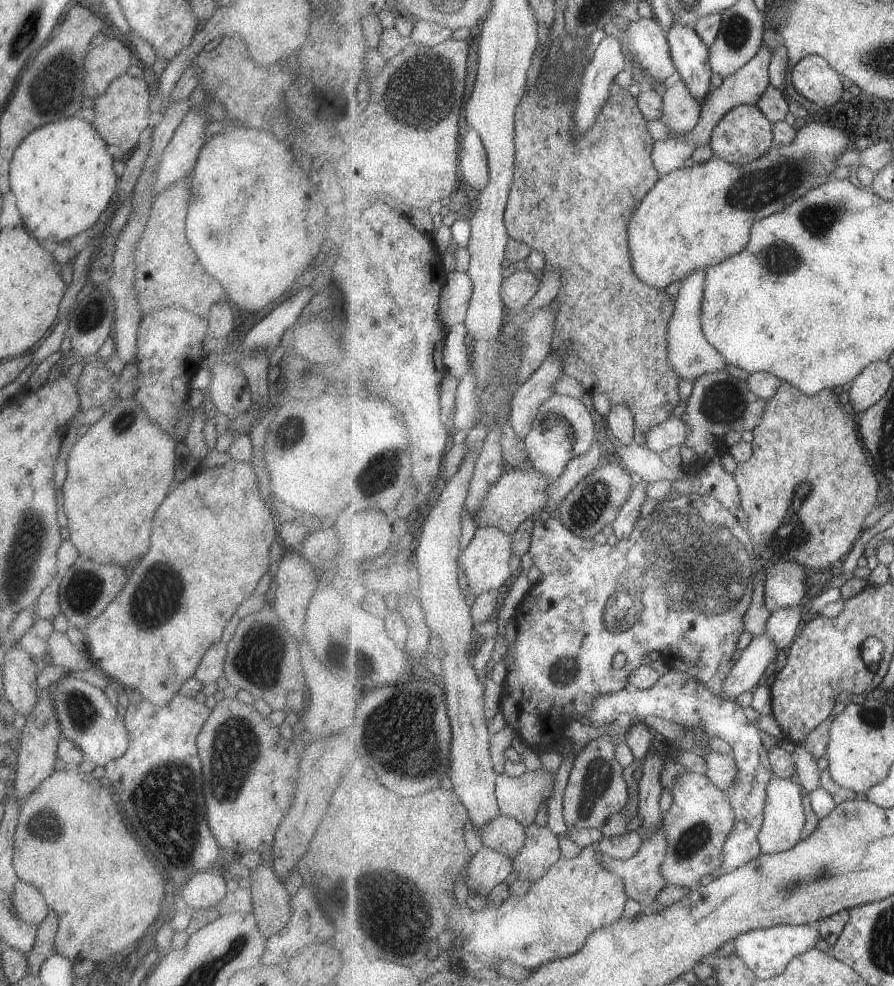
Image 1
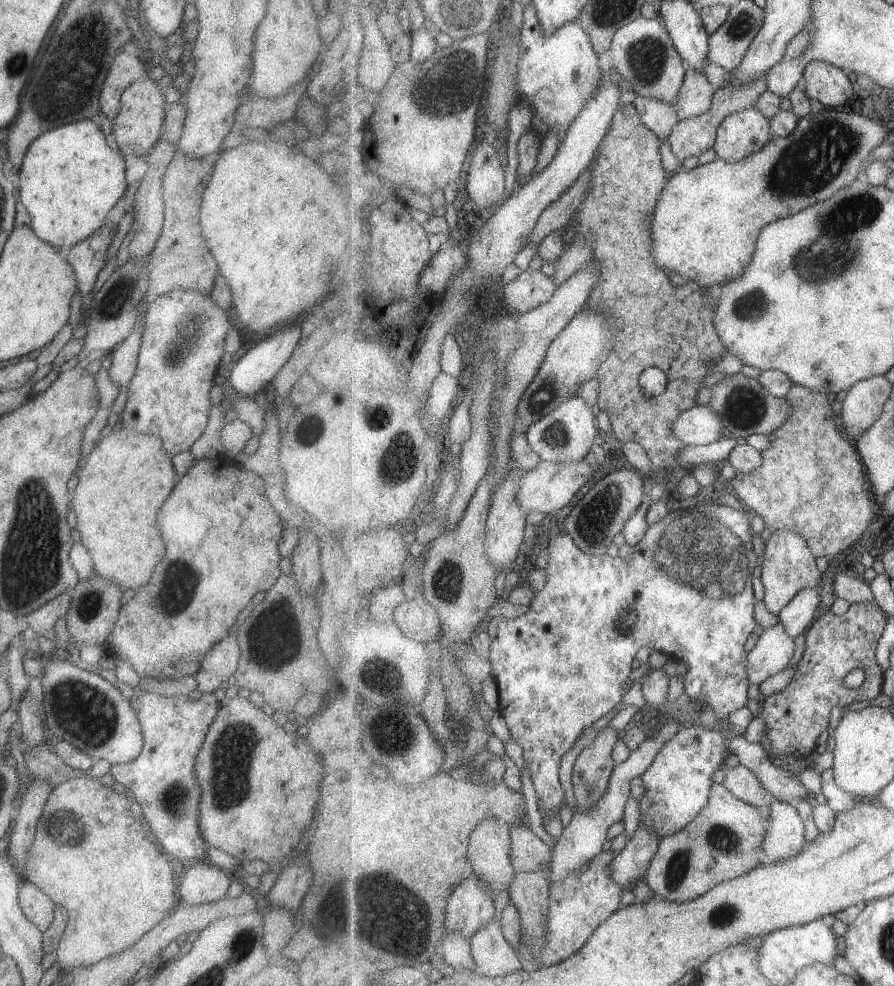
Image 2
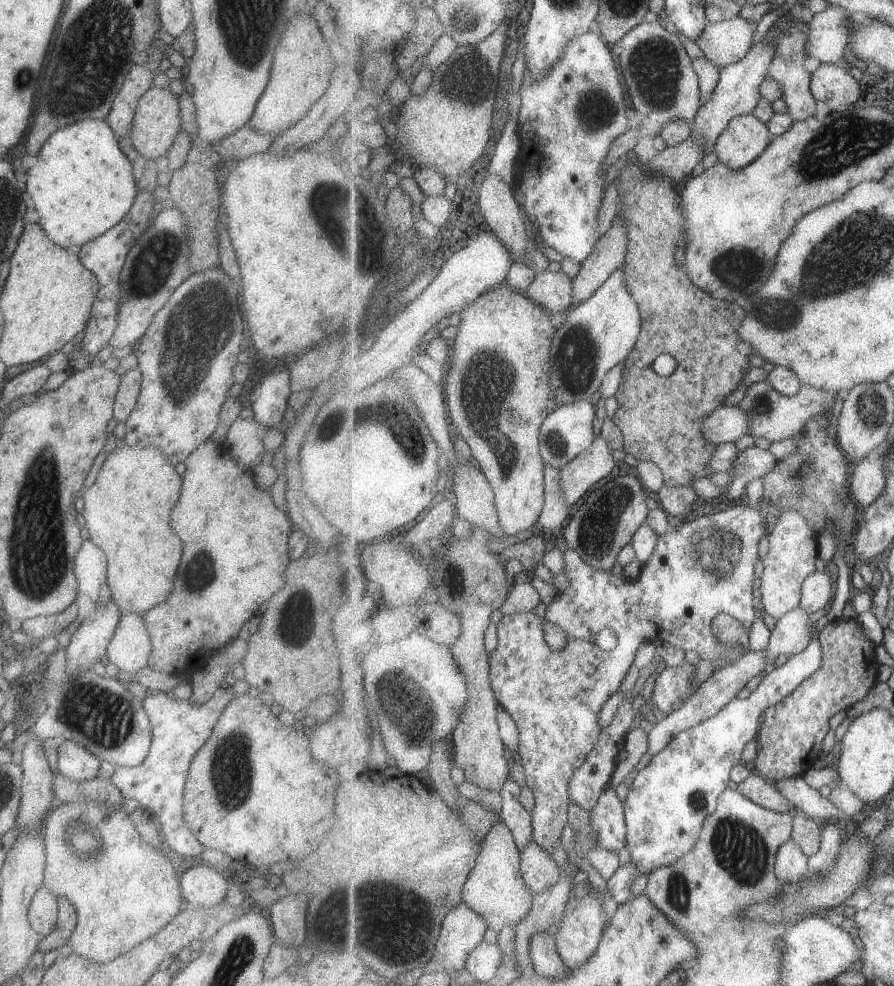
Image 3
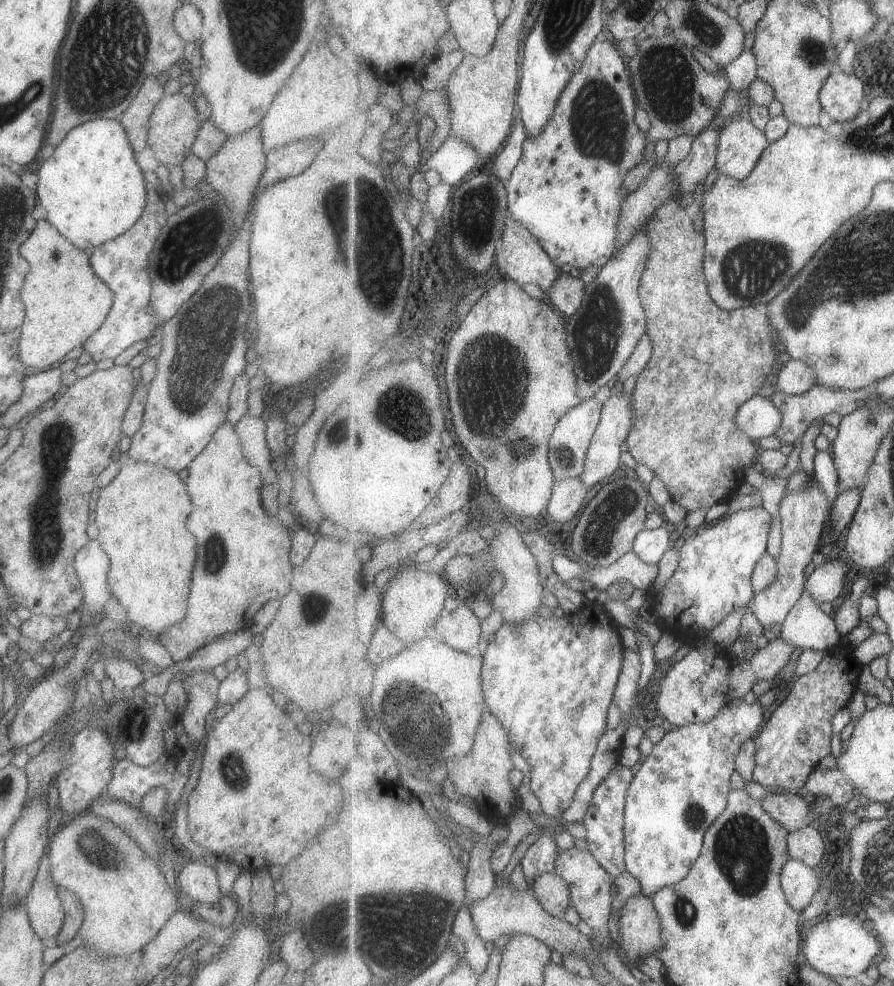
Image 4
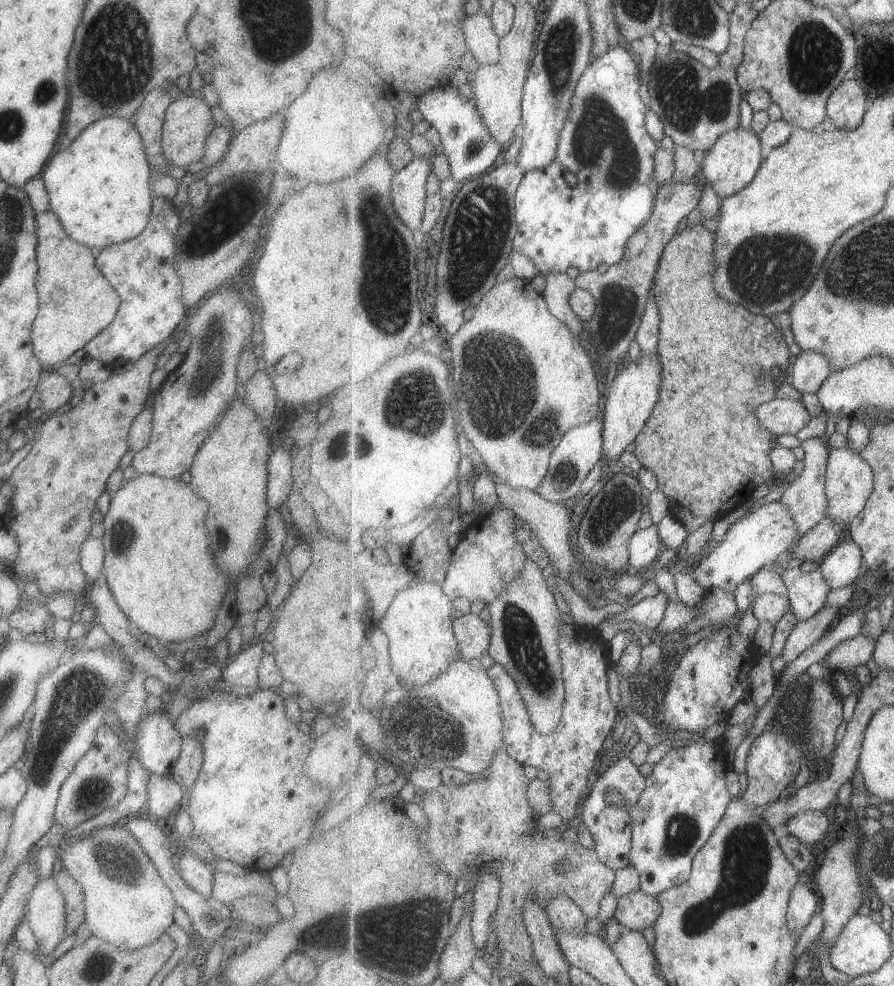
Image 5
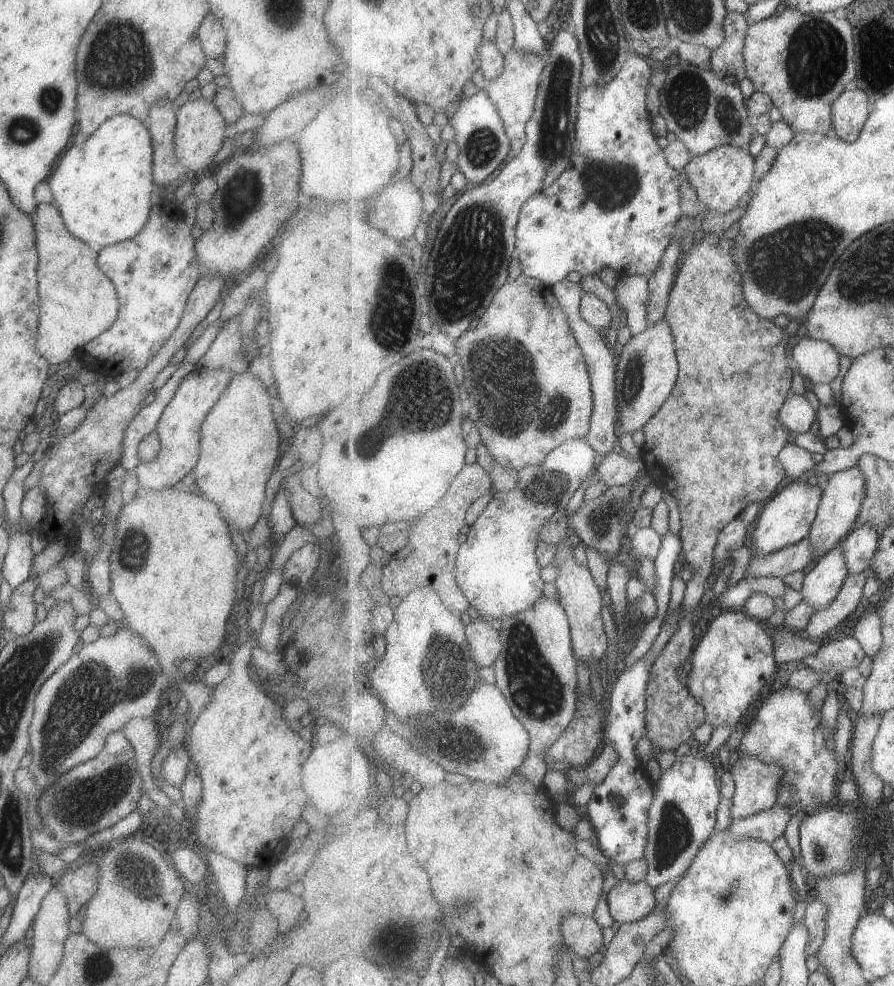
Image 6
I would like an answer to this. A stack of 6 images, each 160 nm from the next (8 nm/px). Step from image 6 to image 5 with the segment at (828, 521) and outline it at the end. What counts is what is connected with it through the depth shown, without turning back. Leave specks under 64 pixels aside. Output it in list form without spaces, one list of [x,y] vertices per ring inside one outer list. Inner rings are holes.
[[[850,443],[839,449],[830,449],[828,471],[826,474],[826,493],[828,496],[827,518],[840,525],[849,524],[866,507],[874,494],[874,468],[859,454],[852,450]]]

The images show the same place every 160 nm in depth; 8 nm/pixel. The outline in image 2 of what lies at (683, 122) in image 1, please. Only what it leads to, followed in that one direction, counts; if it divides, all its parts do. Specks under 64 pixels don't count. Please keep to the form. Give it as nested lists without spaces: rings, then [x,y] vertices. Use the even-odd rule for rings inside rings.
[[[688,67],[686,80],[683,80],[683,87],[679,90],[679,100],[675,104],[679,120],[703,116],[711,108],[715,92],[704,72]]]

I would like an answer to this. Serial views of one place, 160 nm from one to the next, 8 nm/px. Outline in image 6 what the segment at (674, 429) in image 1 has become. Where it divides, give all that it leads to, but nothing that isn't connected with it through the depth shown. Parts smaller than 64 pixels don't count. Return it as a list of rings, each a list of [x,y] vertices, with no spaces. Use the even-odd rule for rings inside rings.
[[[791,394],[783,405],[780,411],[780,421],[785,428],[791,430],[791,432],[797,432],[801,434],[803,432],[810,432],[812,430],[812,424],[818,419],[818,412],[816,403],[809,394],[799,395]]]

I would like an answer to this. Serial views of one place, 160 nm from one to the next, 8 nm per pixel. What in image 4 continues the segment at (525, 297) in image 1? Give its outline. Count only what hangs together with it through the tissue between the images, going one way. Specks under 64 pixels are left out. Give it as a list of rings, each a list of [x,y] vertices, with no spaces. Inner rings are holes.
[[[561,273],[547,296],[550,304],[570,318],[581,308],[585,300],[586,284],[580,278]]]

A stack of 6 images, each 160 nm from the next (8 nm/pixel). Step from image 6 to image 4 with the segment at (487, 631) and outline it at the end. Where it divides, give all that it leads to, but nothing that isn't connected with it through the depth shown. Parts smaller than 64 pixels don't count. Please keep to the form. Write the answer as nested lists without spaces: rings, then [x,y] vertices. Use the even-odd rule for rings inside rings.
[[[461,603],[455,612],[442,612],[437,630],[453,648],[473,653],[481,640],[481,621],[473,610]]]

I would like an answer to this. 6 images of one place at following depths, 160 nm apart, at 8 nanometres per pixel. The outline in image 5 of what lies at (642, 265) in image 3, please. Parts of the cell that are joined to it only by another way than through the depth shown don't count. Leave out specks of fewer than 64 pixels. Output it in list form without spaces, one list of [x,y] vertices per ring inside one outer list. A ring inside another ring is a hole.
[[[700,224],[691,229],[682,228],[679,234],[671,239],[671,242],[669,242],[663,251],[658,273],[656,274],[655,286],[653,286],[651,290],[651,295],[653,295],[659,303],[661,315],[660,341],[657,354],[661,356],[661,362],[663,362],[663,366],[665,366],[665,370],[663,370],[663,388],[661,388],[659,404],[655,407],[644,429],[634,440],[635,451],[633,453],[644,467],[655,474],[658,488],[669,497],[670,514],[677,520],[680,520],[689,533],[697,532],[697,530],[699,530],[703,524],[707,524],[709,520],[714,523],[735,509],[736,506],[738,507],[748,500],[751,500],[753,490],[759,488],[761,484],[771,484],[780,478],[770,455],[776,446],[775,436],[760,422],[756,411],[763,403],[770,403],[772,400],[777,399],[775,397],[777,396],[777,387],[785,380],[784,374],[790,369],[794,359],[789,351],[787,342],[785,342],[783,332],[773,324],[771,317],[756,315],[749,307],[739,303],[732,303],[718,295],[718,290],[714,283],[714,276],[718,270],[715,252],[716,238],[716,232],[711,232],[711,230],[708,229],[704,230]],[[757,366],[761,366],[761,372],[763,372],[761,376],[755,376],[755,374],[753,374],[753,368],[757,368]]]

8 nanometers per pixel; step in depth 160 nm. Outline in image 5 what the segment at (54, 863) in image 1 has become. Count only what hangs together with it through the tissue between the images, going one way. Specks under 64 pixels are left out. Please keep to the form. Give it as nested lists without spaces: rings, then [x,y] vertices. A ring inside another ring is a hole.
[[[109,825],[80,839],[71,839],[59,860],[79,884],[84,896],[87,934],[131,950],[154,943],[173,922],[175,901],[155,865],[124,827]]]

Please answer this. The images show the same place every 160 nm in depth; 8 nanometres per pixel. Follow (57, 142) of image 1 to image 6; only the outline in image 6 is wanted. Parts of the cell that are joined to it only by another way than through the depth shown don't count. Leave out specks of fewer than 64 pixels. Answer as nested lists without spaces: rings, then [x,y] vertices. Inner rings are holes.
[[[113,115],[107,120],[104,120],[96,129],[92,132],[87,140],[80,144],[72,145],[63,156],[59,158],[59,164],[57,168],[53,170],[53,174],[49,176],[47,184],[52,192],[53,205],[60,212],[62,221],[66,226],[66,229],[79,240],[87,243],[95,249],[103,248],[104,246],[109,246],[119,241],[125,240],[125,238],[131,238],[139,229],[145,224],[147,220],[150,208],[151,199],[149,194],[151,194],[151,183],[153,182],[152,177],[152,142],[150,141],[150,134],[148,133],[148,128],[145,123],[133,118],[129,115]]]

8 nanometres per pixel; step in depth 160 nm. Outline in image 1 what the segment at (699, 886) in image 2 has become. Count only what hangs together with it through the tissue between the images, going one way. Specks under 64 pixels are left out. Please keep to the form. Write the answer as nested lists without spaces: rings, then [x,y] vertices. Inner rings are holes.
[[[688,770],[671,792],[673,804],[662,820],[668,851],[661,872],[668,885],[693,890],[704,884],[704,879],[709,882],[709,876],[724,863],[723,847],[736,823],[736,812],[726,792],[704,774]]]

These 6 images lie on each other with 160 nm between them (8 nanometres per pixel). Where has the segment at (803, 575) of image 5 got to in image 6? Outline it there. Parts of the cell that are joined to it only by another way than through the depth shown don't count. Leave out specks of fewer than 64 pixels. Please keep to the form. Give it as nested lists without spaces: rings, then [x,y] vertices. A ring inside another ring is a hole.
[[[843,542],[817,560],[806,572],[803,582],[803,602],[815,611],[825,610],[841,592],[850,575]]]

